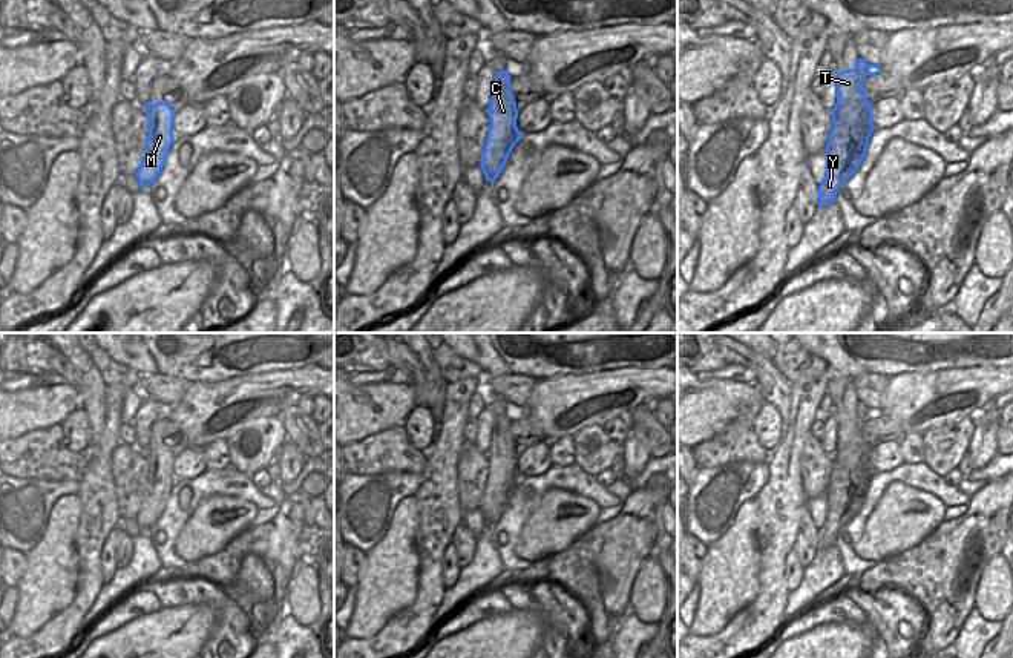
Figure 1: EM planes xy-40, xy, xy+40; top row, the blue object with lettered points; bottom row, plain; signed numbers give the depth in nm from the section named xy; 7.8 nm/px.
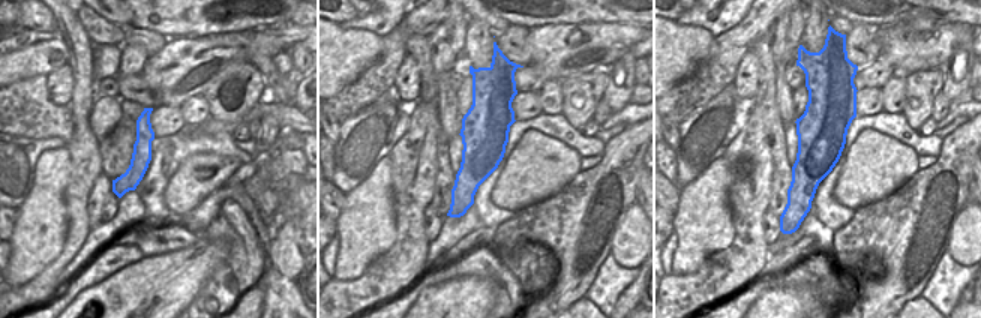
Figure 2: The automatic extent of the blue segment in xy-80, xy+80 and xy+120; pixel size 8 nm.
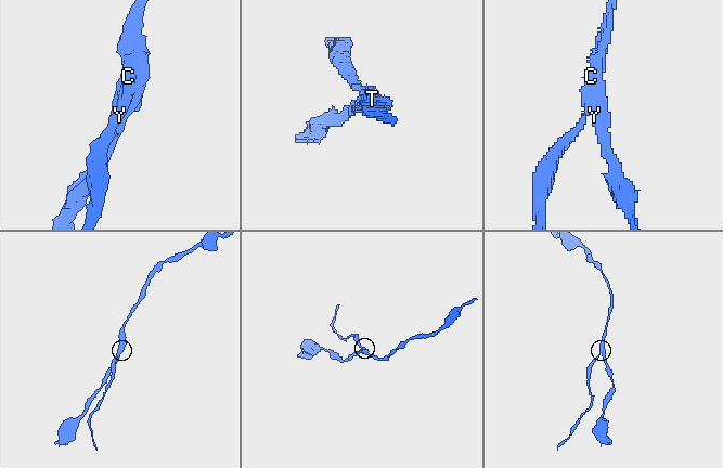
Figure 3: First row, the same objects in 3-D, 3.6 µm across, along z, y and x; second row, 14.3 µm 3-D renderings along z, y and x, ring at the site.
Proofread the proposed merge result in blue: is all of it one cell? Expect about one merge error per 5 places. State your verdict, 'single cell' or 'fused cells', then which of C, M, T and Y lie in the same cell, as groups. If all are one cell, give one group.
fused cells | C M / T Y

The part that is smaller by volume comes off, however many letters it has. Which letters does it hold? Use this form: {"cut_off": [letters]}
{"cut_off": ["C", "M"]}

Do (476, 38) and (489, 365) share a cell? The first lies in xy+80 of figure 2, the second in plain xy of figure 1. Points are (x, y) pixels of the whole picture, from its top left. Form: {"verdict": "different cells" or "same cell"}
{"verdict": "different cells"}

